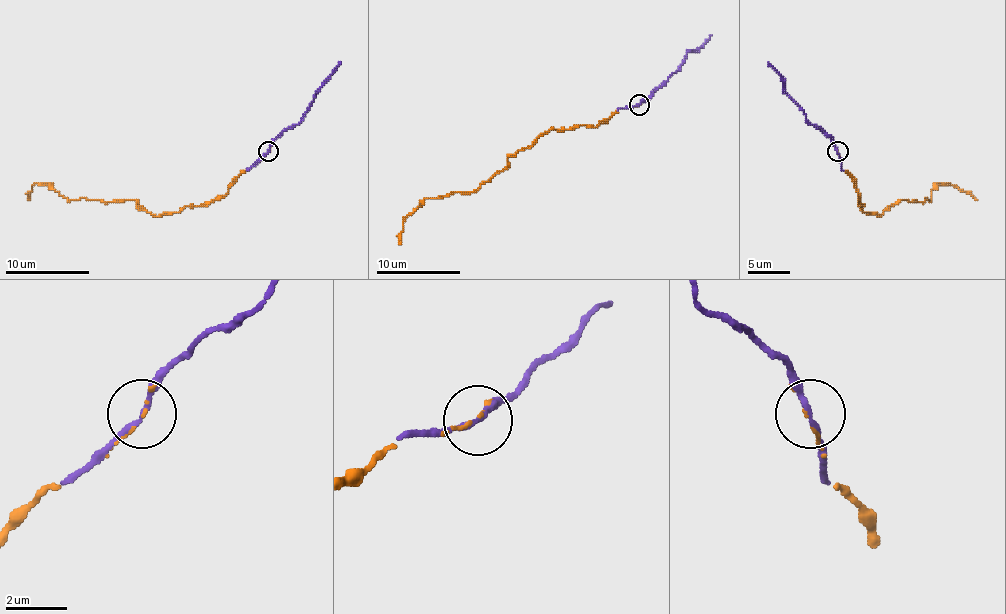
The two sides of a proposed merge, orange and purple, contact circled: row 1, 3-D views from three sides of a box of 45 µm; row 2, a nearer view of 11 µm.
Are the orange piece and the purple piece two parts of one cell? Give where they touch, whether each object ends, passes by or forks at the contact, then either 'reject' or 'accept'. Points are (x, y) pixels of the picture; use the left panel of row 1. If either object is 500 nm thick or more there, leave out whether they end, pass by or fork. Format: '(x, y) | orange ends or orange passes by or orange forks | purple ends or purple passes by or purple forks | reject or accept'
(268, 151) | orange ends | purple passes by | accept

